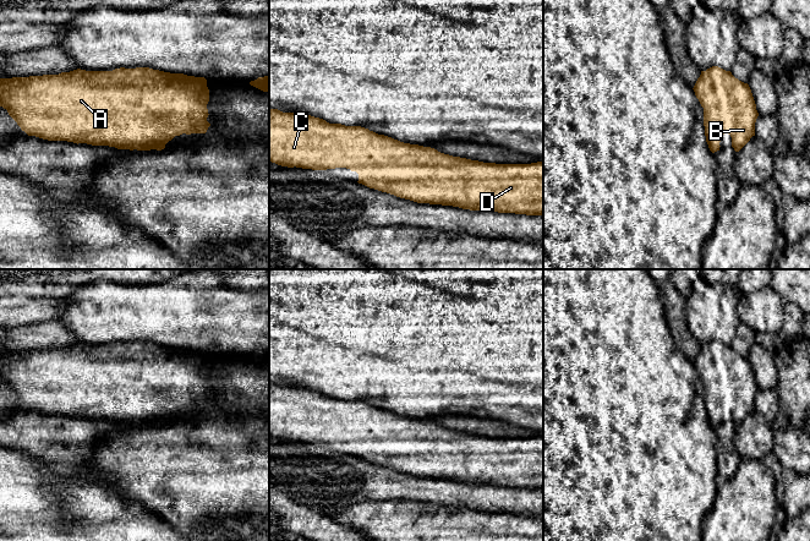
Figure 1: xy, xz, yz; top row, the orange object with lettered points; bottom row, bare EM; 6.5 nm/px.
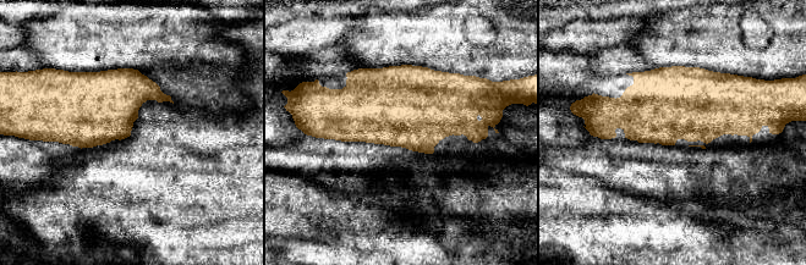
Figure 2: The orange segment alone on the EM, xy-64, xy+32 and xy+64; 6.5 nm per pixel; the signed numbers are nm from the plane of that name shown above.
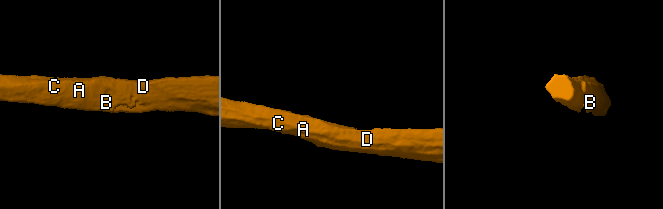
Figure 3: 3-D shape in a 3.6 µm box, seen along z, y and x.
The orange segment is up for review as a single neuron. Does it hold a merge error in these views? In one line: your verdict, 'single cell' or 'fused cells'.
single cell

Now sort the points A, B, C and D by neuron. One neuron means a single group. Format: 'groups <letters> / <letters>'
groups A B C D

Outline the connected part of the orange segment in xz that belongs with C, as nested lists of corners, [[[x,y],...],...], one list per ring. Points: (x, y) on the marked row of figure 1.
[[[269,109],[269,162],[312,170],[346,168],[359,174],[359,184],[417,203],[543,215],[543,162],[496,164],[453,157],[361,126],[329,124],[308,114]]]

